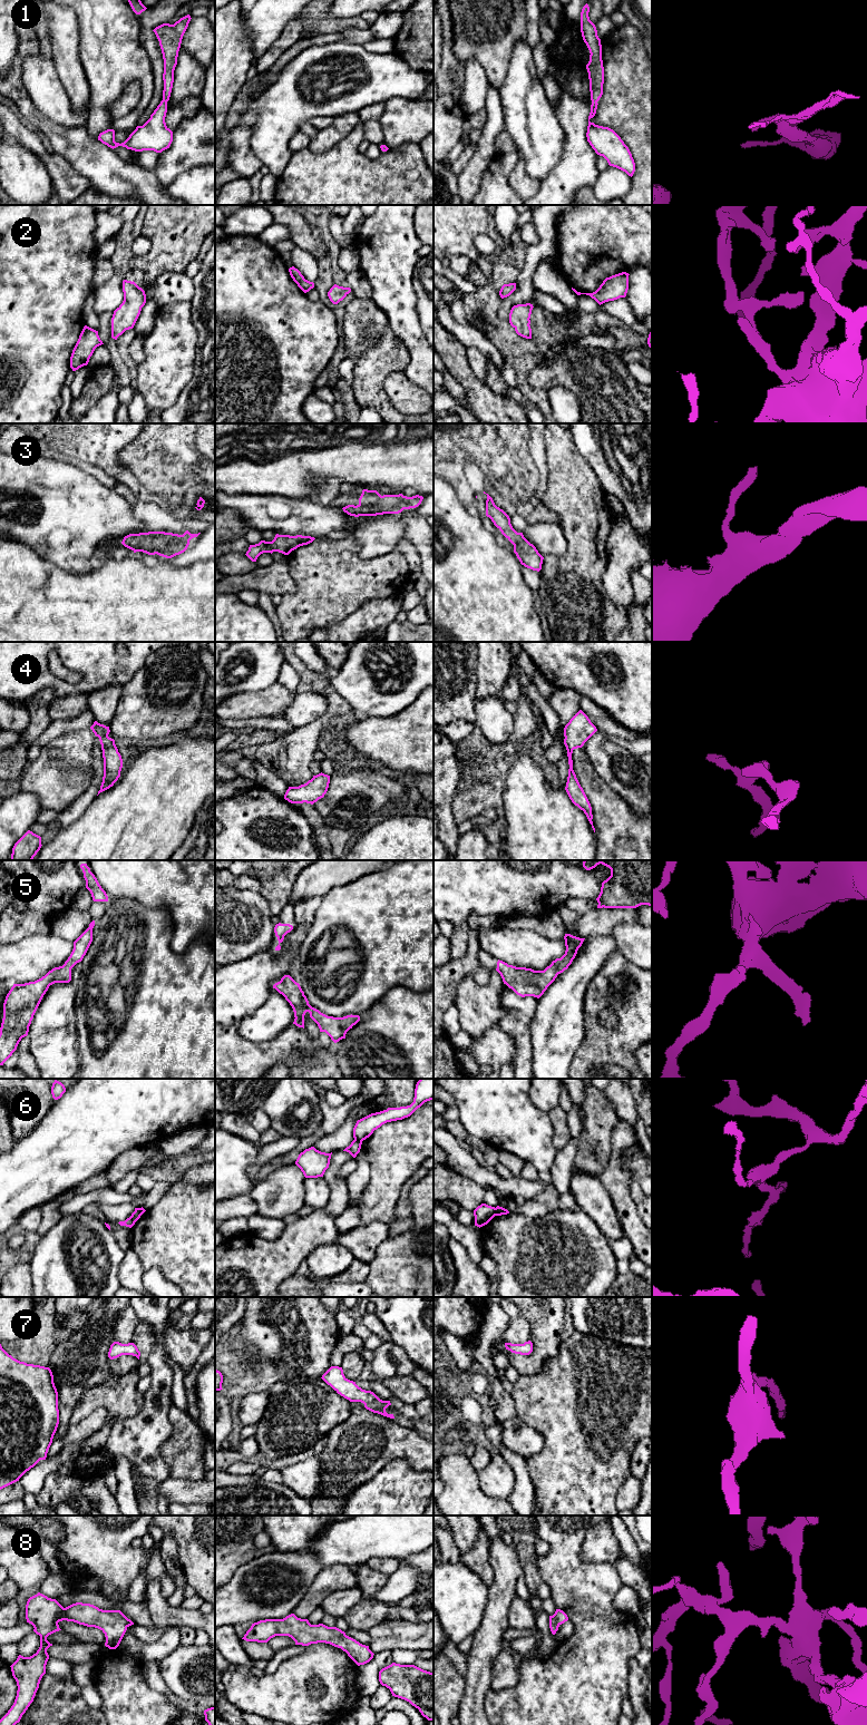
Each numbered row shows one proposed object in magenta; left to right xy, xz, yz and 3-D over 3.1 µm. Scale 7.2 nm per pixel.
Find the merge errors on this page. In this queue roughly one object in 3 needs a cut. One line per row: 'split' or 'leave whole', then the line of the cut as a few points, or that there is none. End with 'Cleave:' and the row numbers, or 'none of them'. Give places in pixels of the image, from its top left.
1: leave whole; no cut
2: leave whole; no cut
3: leave whole; no cut
4: leave whole; no cut
5: leave whole; no cut
6: split; cut in xz along (354, 1138), (361, 1141)
7: leave whole; no cut
8: leave whole; no cut
Cleave: 6

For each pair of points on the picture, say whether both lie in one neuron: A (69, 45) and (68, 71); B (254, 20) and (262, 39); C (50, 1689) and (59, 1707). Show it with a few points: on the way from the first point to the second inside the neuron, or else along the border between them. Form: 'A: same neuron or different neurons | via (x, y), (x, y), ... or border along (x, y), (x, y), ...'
A: same neuron | via (68, 51), (68, 65)
B: same neuron | via (259, 25), (262, 28), (262, 35)
C: same neuron | via (54, 1694), (58, 1703)

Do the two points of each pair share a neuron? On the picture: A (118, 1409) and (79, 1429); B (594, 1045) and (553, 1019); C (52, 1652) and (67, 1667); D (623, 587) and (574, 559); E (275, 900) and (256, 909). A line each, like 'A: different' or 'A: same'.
A: different
B: different
C: different
D: different
E: different

